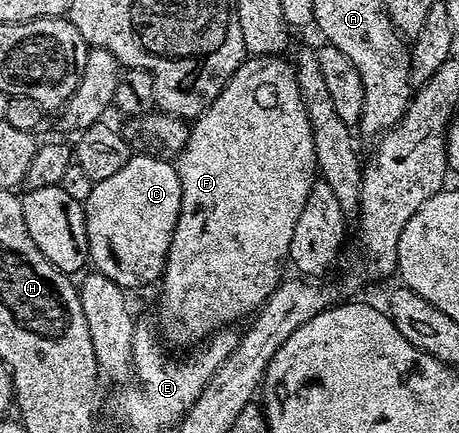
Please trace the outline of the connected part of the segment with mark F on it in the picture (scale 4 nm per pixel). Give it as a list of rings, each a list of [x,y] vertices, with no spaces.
[[[257,55],[244,58],[243,64],[229,77],[229,81],[221,89],[221,93],[190,124],[187,133],[187,144],[177,156],[177,170],[181,181],[181,213],[177,217],[177,225],[173,229],[173,239],[167,253],[167,263],[163,266],[163,277],[158,284],[159,290],[159,323],[158,330],[168,344],[175,347],[199,345],[216,331],[222,331],[228,325],[235,325],[238,319],[254,316],[267,299],[279,288],[285,278],[283,263],[289,259],[289,241],[293,241],[293,228],[297,226],[297,217],[301,217],[301,209],[305,209],[305,197],[309,197],[309,189],[317,181],[317,168],[313,145],[313,129],[310,128],[306,115],[305,101],[298,89],[294,66],[286,63],[286,58],[278,55]]]

